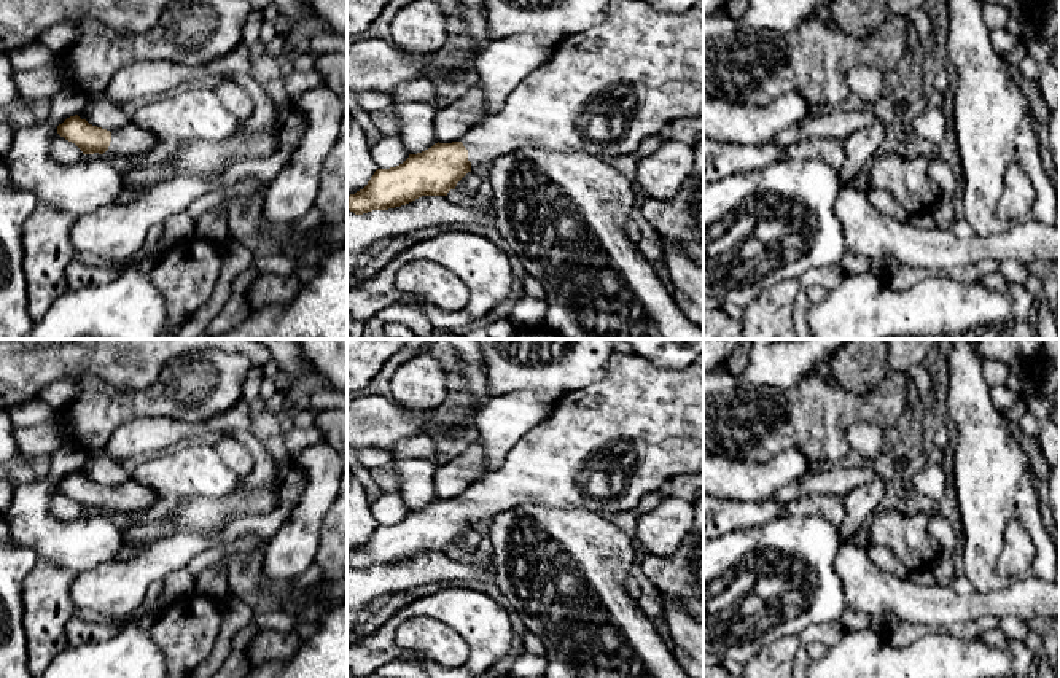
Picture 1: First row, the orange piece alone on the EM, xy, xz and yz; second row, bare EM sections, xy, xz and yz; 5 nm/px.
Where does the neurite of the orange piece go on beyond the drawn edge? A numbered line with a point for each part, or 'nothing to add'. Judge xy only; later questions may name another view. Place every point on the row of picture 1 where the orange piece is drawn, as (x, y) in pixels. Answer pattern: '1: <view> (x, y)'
1: xy (129, 140)

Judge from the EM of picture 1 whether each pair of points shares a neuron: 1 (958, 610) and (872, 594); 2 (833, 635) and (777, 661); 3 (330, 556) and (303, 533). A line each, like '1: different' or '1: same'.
1: same
2: same
3: different

